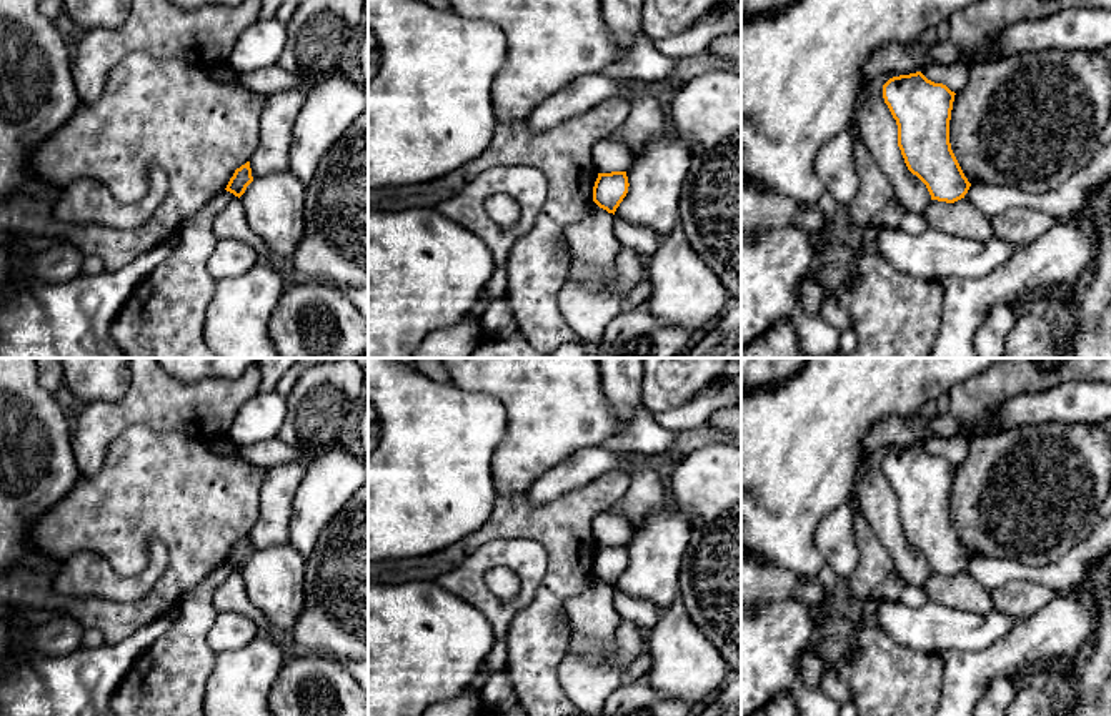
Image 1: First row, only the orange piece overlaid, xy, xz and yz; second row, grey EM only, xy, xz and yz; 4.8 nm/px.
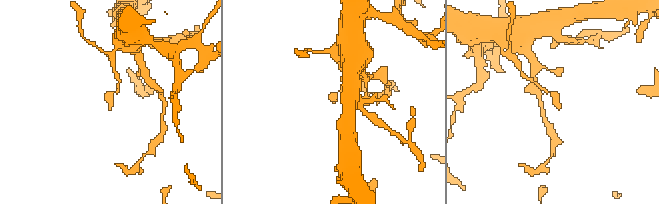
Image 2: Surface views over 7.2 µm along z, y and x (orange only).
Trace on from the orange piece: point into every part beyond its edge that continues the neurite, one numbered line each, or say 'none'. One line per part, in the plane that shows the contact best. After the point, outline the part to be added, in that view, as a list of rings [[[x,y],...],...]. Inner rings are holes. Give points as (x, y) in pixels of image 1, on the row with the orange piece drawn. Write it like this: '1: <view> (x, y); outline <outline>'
none

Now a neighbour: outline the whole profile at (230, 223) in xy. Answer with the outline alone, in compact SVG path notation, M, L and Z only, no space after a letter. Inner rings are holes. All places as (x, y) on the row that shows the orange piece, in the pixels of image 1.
M238 196L213 220L213 233L217 240L238 240L253 248L260 256L268 255L267 243L248 225Z

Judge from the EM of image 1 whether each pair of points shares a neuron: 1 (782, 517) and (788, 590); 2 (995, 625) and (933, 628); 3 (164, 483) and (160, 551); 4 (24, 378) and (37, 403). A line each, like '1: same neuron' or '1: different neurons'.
1: different neurons
2: same neuron
3: different neurons
4: same neuron

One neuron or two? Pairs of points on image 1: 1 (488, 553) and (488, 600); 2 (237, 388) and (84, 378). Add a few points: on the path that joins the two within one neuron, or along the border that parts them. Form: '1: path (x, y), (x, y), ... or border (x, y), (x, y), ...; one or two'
1: path (478, 565), (478, 588); one
2: border (132, 375), (127, 390), (120, 397), (94, 400); two

